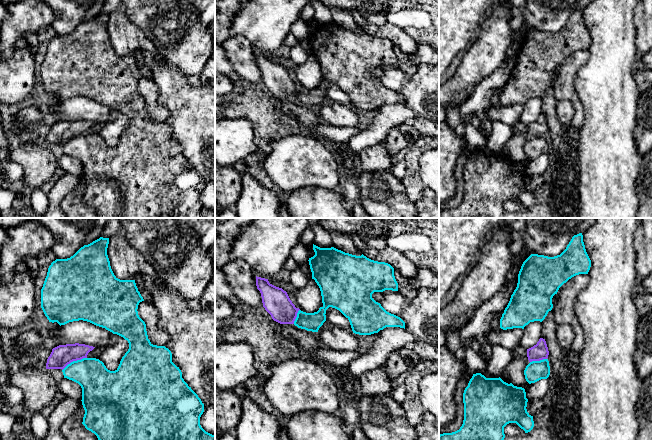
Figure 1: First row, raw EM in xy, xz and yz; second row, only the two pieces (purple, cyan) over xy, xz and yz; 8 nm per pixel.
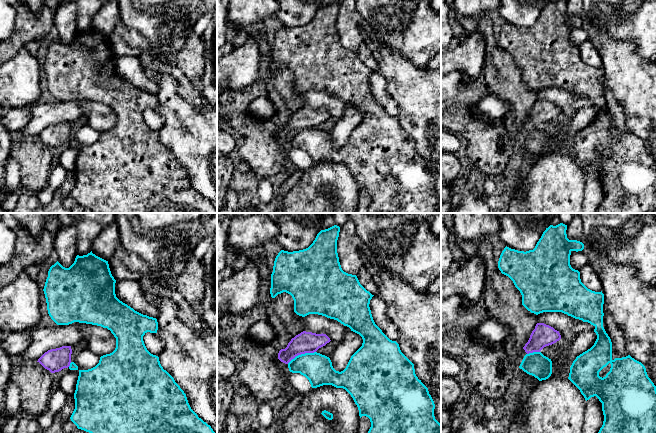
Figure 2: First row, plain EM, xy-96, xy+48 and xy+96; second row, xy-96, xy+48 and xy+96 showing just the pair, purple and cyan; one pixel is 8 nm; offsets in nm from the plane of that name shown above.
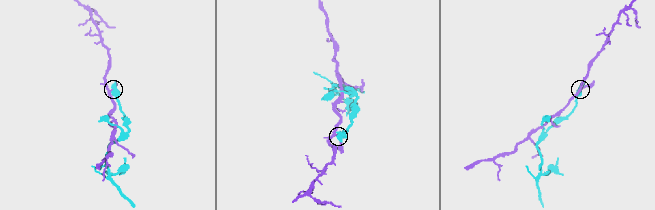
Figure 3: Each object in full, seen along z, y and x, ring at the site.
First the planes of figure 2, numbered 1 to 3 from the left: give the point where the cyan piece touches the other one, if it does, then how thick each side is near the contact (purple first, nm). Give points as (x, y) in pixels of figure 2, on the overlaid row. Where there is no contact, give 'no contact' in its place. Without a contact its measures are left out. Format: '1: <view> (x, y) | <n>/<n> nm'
1: xy-96 (69, 364) | 190/60 nm
2: xy+48 (301, 353) | 180/240 nm
3: xy+96 (533, 351) | 180/190 nm

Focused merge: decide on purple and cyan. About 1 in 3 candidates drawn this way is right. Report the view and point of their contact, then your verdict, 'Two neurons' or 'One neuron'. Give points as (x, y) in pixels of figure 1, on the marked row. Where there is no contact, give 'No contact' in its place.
Touches purple at xy (74, 360). Two neurons

